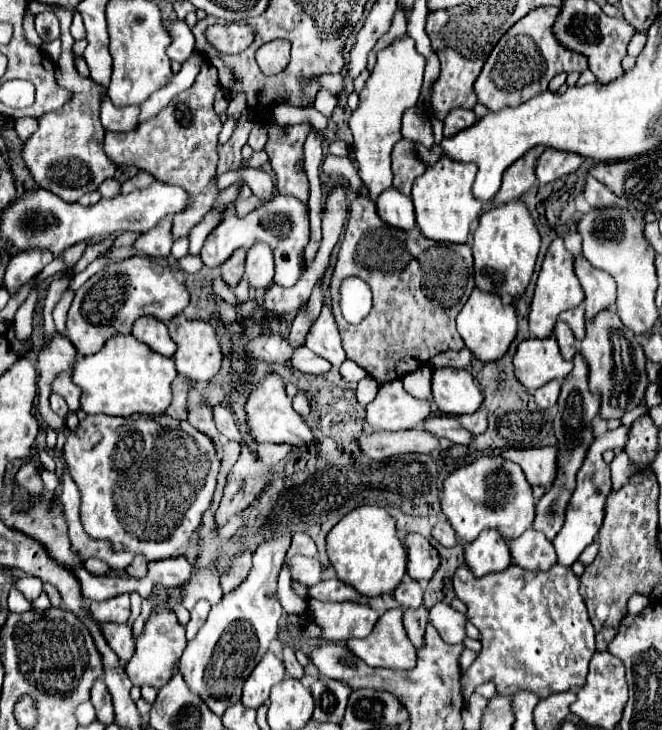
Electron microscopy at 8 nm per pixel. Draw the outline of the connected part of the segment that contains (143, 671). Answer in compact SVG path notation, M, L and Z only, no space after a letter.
M161 611L157 615L151 615L145 623L145 629L141 633L141 637L137 639L137 649L135 649L135 655L131 657L131 661L127 663L125 671L127 671L127 677L131 679L131 683L135 687L163 687L167 685L167 681L171 681L171 677L177 673L175 669L175 663L179 661L183 649L187 645L187 637L185 637L185 627L181 627L177 623L177 617L175 613L167 613L167 611Z

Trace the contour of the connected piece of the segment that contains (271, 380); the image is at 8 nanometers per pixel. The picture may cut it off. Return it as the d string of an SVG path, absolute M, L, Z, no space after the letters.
M267 375L257 389L253 389L247 405L245 405L245 411L247 411L247 423L249 423L249 429L255 437L255 441L269 441L269 443L289 443L289 445L295 445L295 447L309 447L309 445L315 445L317 439L311 431L311 427L307 425L307 421L293 411L291 407L291 399L287 397L285 389L283 389L283 379L279 375Z

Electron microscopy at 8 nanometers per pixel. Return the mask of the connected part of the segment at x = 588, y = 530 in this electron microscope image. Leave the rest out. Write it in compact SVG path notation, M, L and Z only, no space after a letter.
M621 425L617 429L608 431L601 436L595 437L589 451L587 451L587 457L577 473L577 487L575 487L575 493L571 495L571 501L567 505L567 517L565 517L565 523L563 523L563 529L557 533L557 537L553 539L553 547L557 551L557 563L565 565L565 567L571 567L579 555L583 553L583 549L587 545L593 543L601 523L603 523L603 509L605 509L605 499L611 491L611 475L609 475L609 465L603 461L601 453L606 450L612 449L616 444L618 446L625 446L628 440L628 427Z

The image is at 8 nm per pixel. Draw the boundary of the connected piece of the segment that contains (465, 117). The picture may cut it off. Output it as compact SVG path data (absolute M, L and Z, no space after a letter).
M457 107L457 109L453 109L445 117L445 129L443 129L443 133L445 133L445 137L451 137L451 135L463 131L465 127L471 127L475 121L477 121L477 115L473 111Z

